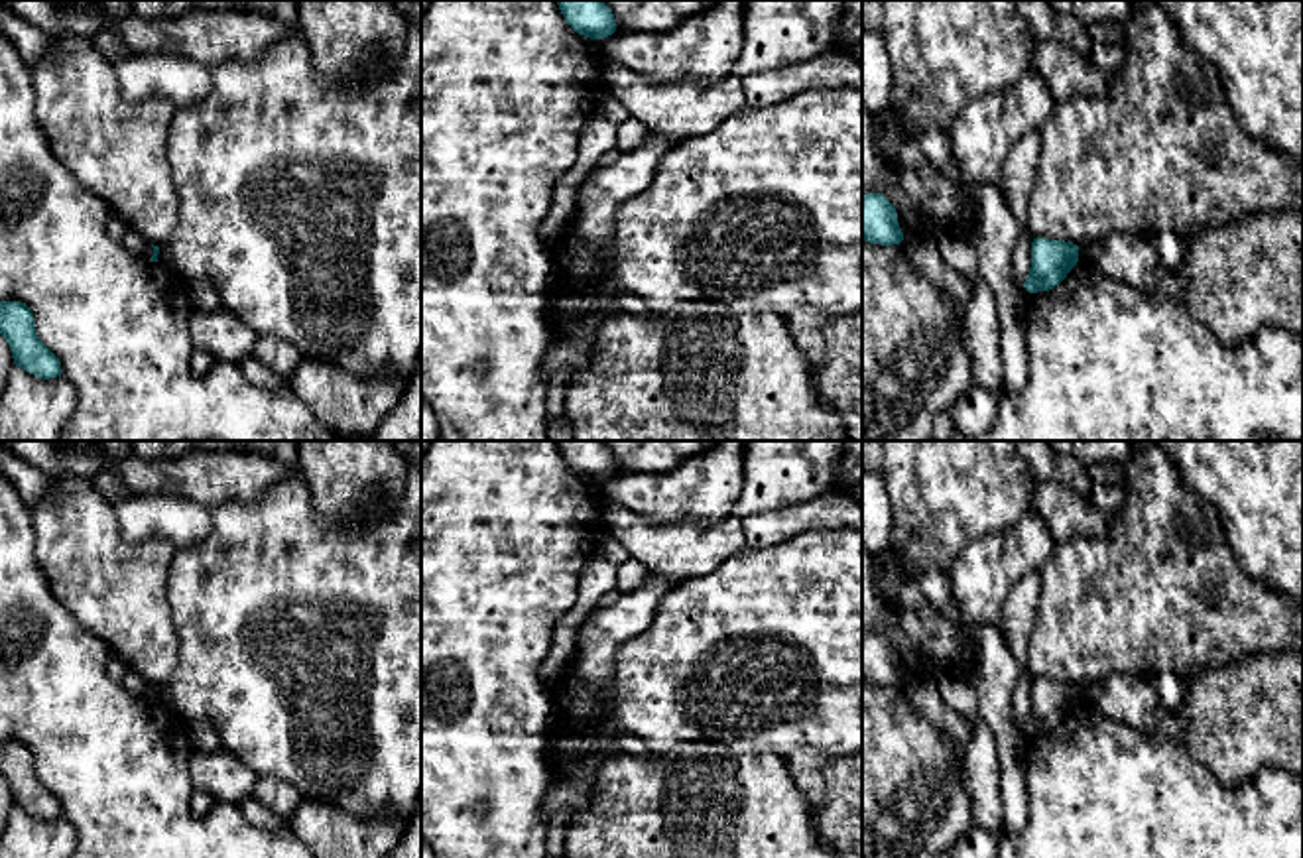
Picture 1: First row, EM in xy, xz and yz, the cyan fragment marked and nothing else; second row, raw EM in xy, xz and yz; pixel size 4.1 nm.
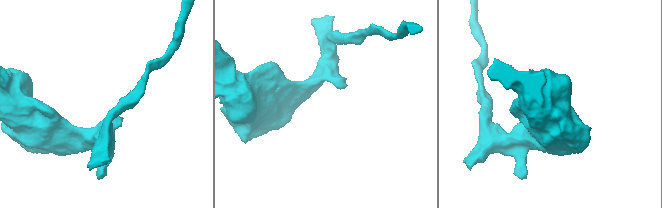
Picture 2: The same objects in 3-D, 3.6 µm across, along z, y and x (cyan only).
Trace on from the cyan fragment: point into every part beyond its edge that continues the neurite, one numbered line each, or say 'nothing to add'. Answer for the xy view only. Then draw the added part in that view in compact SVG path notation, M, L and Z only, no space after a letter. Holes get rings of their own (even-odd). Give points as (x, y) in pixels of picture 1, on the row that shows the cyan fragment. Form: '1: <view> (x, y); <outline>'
nothing to add

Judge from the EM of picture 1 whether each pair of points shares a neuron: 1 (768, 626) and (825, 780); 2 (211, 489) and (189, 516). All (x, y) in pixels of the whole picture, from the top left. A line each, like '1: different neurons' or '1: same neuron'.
1: different neurons
2: different neurons

